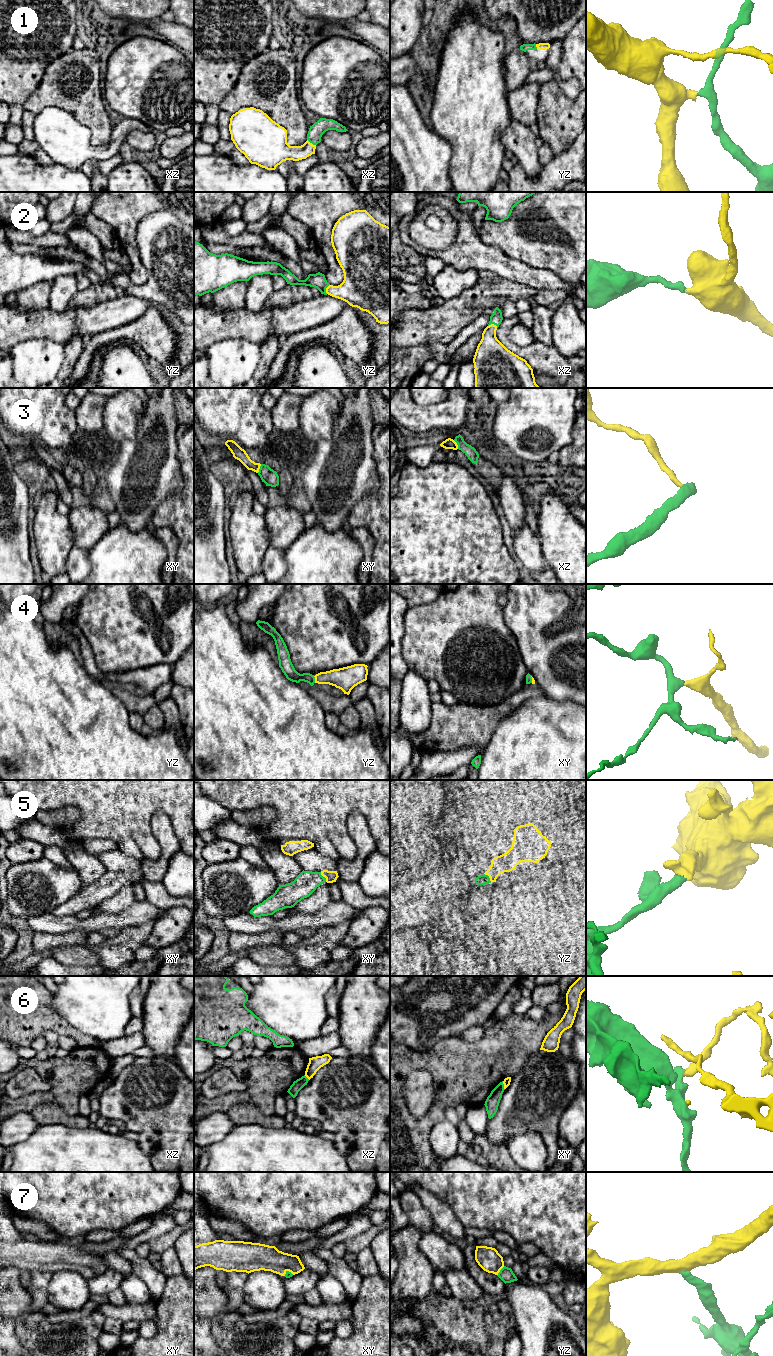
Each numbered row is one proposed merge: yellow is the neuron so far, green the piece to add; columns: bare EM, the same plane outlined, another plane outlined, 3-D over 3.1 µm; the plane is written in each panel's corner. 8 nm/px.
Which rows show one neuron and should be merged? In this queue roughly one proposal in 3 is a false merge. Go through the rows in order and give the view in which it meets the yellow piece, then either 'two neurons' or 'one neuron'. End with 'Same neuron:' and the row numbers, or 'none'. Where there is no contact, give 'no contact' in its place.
1: meets yellow in xz; one neuron
2: meets yellow in xz; one neuron
3: meets yellow in xy; two neurons
4: meets yellow in yz; one neuron
5: meets yellow in xy; one neuron
6: meets yellow in xy; two neurons
7: meets yellow in yz; one neuron
Same neuron: 1, 2, 4, 5, 7

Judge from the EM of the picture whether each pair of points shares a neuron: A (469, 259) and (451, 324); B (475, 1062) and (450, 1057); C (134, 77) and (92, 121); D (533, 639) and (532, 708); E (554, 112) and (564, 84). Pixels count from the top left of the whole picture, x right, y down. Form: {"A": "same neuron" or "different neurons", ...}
{"A": "different neurons", "B": "same neuron", "C": "different neurons", "D": "different neurons", "E": "different neurons"}

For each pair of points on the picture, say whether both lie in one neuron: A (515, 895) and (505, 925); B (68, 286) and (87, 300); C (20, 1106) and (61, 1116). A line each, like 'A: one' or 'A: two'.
A: one
B: two
C: two

